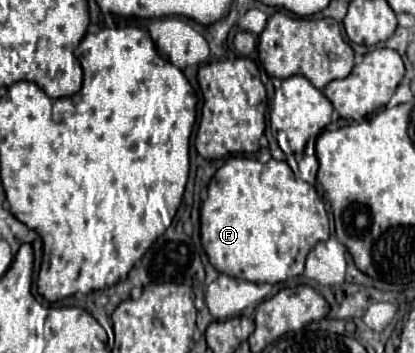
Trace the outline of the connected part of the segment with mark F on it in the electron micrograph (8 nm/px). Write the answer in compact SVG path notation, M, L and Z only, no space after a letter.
M231 155L208 184L208 198L202 204L200 212L200 236L208 260L218 272L254 284L276 284L304 272L304 260L308 252L320 240L326 240L330 236L330 228L322 198L310 184L296 178L284 160L272 158L270 162L262 164L253 157Z

